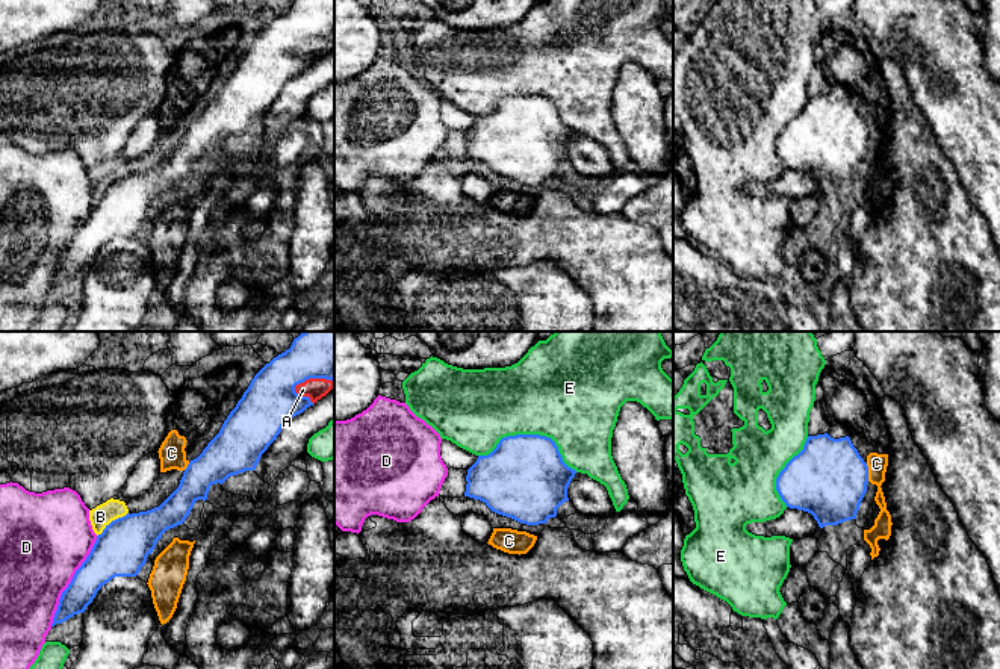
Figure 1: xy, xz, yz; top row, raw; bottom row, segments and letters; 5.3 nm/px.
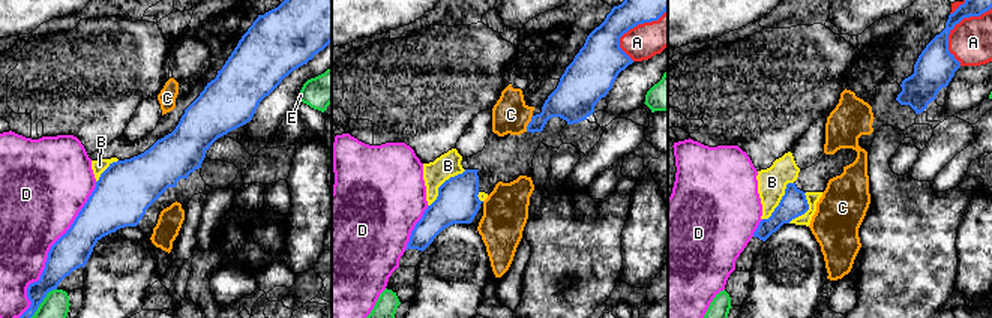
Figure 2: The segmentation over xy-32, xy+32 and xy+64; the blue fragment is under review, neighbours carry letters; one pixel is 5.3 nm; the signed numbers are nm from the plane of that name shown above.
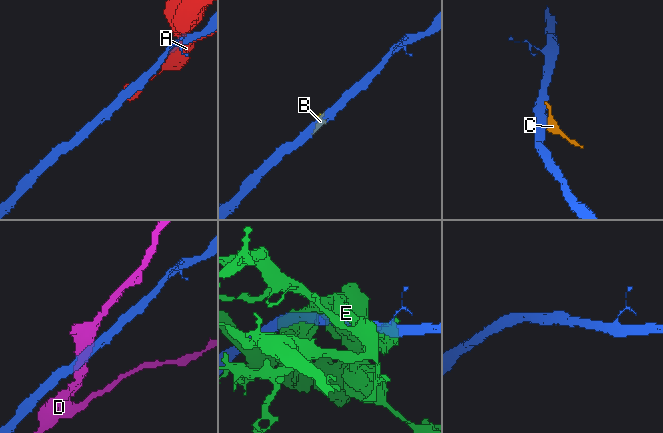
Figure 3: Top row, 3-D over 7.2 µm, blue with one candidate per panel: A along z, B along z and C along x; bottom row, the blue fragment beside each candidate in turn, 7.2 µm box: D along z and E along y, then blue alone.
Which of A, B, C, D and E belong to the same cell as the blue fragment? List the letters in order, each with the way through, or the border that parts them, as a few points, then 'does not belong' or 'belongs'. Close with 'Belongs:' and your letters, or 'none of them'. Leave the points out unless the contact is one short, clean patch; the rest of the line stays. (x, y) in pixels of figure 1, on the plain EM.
A: does not belong
B: does not belong
C: border along yz (866, 124), (869, 141); does not belong
D: does not belong
E: does not belong
Belongs: none of them

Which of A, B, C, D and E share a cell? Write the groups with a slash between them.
A / B E / C / D

